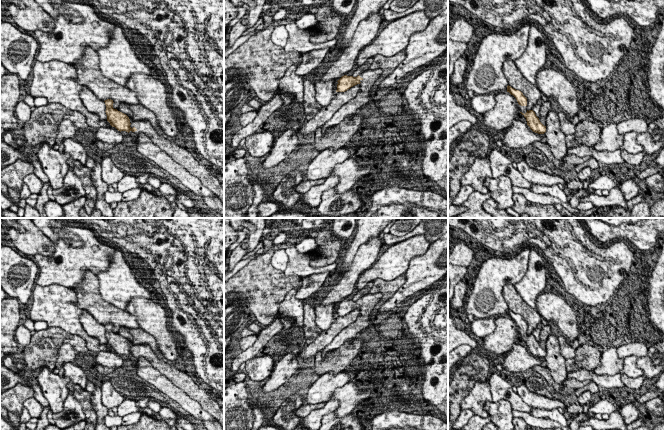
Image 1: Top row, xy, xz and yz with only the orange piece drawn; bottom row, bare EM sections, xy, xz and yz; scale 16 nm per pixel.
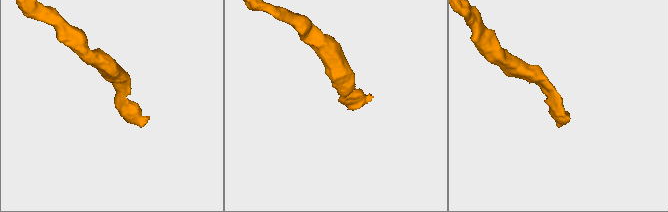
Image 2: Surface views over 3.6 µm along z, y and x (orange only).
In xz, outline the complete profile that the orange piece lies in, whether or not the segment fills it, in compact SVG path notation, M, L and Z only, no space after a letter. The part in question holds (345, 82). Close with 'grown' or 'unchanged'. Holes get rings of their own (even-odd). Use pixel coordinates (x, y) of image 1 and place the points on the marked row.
M381 69L366 70L359 74L357 77L353 76L342 76L337 82L336 92L345 92L355 85L359 85L360 89L358 94L345 105L343 105L333 117L328 120L322 126L322 133L327 128L337 125L342 122L348 115L356 113L364 105L371 101L372 96L375 95L375 82L379 79L382 74Z; grown

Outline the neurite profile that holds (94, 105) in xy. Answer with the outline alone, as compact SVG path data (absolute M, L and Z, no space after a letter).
M82 89L80 98L89 112L97 114L101 120L107 120L105 102L98 99L90 89Z

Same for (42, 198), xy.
M47 182L43 185L41 191L38 194L37 202L34 206L34 208L39 212L40 218L46 218L46 213L44 210L44 205L46 202L49 201L49 197L47 195L47 190L50 186L50 183Z

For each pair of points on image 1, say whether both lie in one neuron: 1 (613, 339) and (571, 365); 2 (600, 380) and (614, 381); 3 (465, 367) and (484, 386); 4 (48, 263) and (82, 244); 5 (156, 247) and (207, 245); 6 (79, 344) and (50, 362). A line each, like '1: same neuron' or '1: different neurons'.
1: different neurons
2: same neuron
3: different neurons
4: same neuron
5: same neuron
6: same neuron

